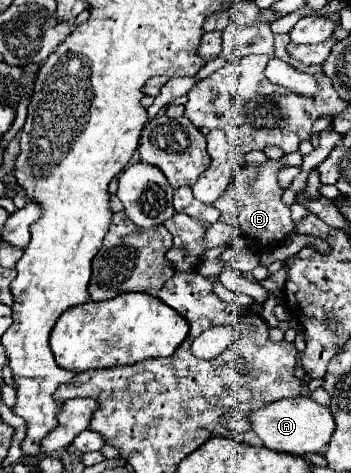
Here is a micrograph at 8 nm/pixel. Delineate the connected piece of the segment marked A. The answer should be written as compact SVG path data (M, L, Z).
M293 397L293 399L275 401L269 407L251 413L249 421L265 447L281 453L293 453L293 455L323 453L335 431L331 411L319 405L317 401L313 401L311 397Z

